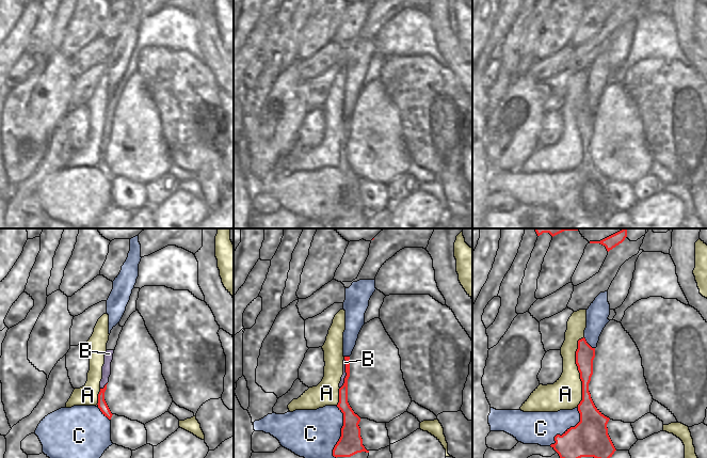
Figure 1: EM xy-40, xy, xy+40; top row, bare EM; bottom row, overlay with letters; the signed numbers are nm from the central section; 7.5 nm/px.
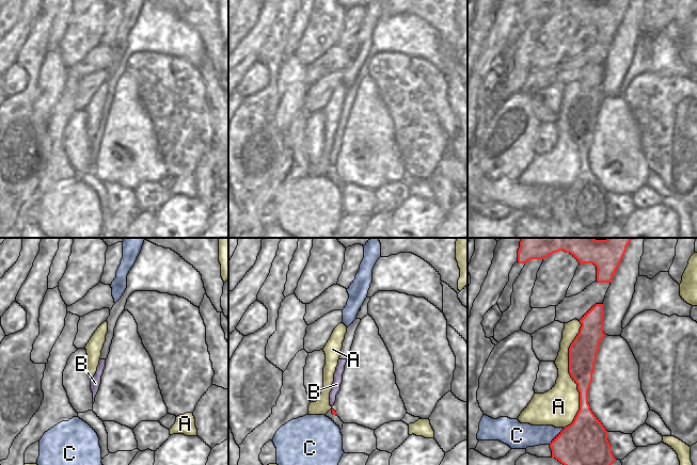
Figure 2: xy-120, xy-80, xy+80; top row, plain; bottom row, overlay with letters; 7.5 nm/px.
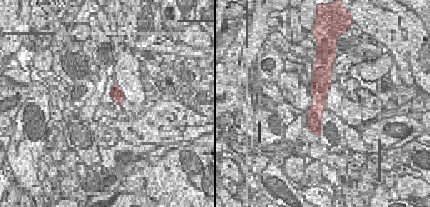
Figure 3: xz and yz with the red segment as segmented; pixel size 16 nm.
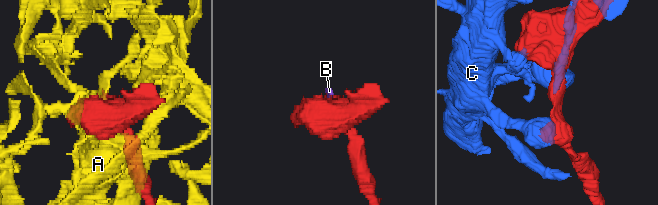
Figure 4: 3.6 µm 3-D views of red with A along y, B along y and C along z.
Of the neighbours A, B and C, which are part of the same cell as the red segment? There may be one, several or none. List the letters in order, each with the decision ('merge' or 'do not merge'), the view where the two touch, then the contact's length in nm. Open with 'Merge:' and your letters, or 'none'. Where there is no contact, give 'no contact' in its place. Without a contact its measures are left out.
Merge: none
A: do not merge | xy+40 | 550 nm
B: do not merge | xy | 220 nm
C: do not merge | xy | 400 nm

